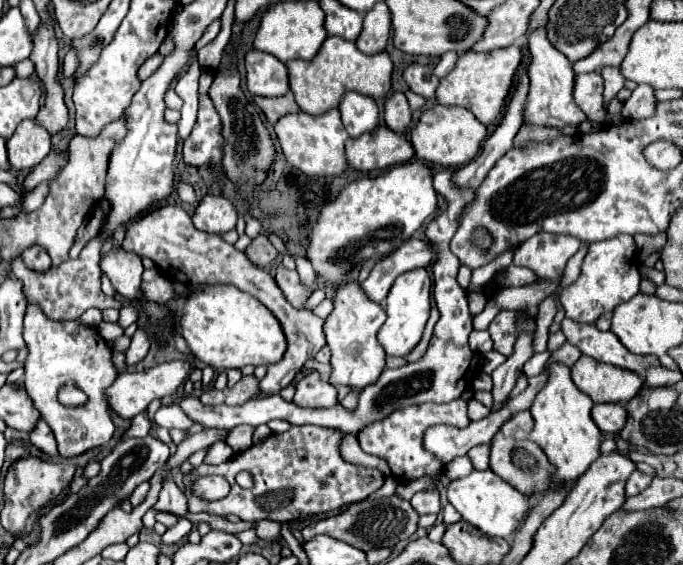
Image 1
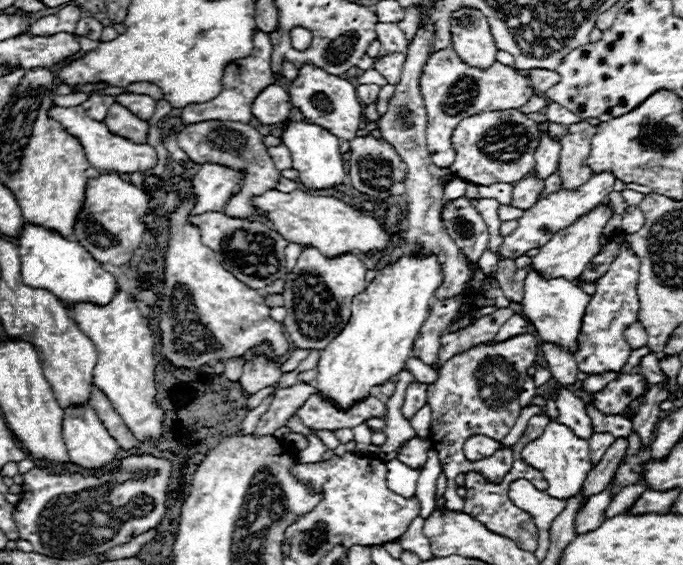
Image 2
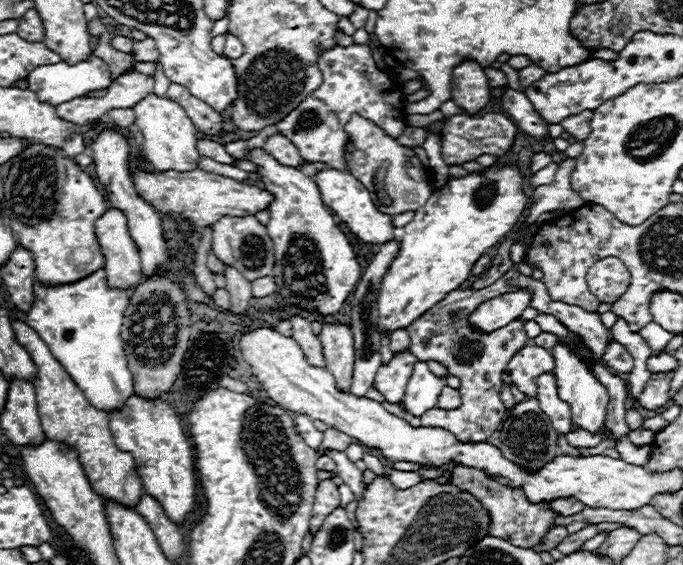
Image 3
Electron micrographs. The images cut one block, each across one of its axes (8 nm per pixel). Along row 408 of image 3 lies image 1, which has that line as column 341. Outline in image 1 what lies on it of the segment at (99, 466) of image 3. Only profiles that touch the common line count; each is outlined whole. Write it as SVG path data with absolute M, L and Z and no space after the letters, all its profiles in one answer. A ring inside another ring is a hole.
M328 36L314 60L290 60L290 90L302 112L320 116L332 108L338 108L340 98L346 92L358 92L368 98L384 98L392 88L392 60L386 52L378 56L362 54L354 42L338 36Z

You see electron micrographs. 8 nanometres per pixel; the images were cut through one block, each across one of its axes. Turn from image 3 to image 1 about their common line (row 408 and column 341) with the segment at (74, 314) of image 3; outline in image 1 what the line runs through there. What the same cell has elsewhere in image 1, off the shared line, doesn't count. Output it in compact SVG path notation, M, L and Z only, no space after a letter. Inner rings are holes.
M346 96L340 104L344 128L352 138L358 138L364 132L374 132L380 126L380 114L374 100L366 100L366 96Z

